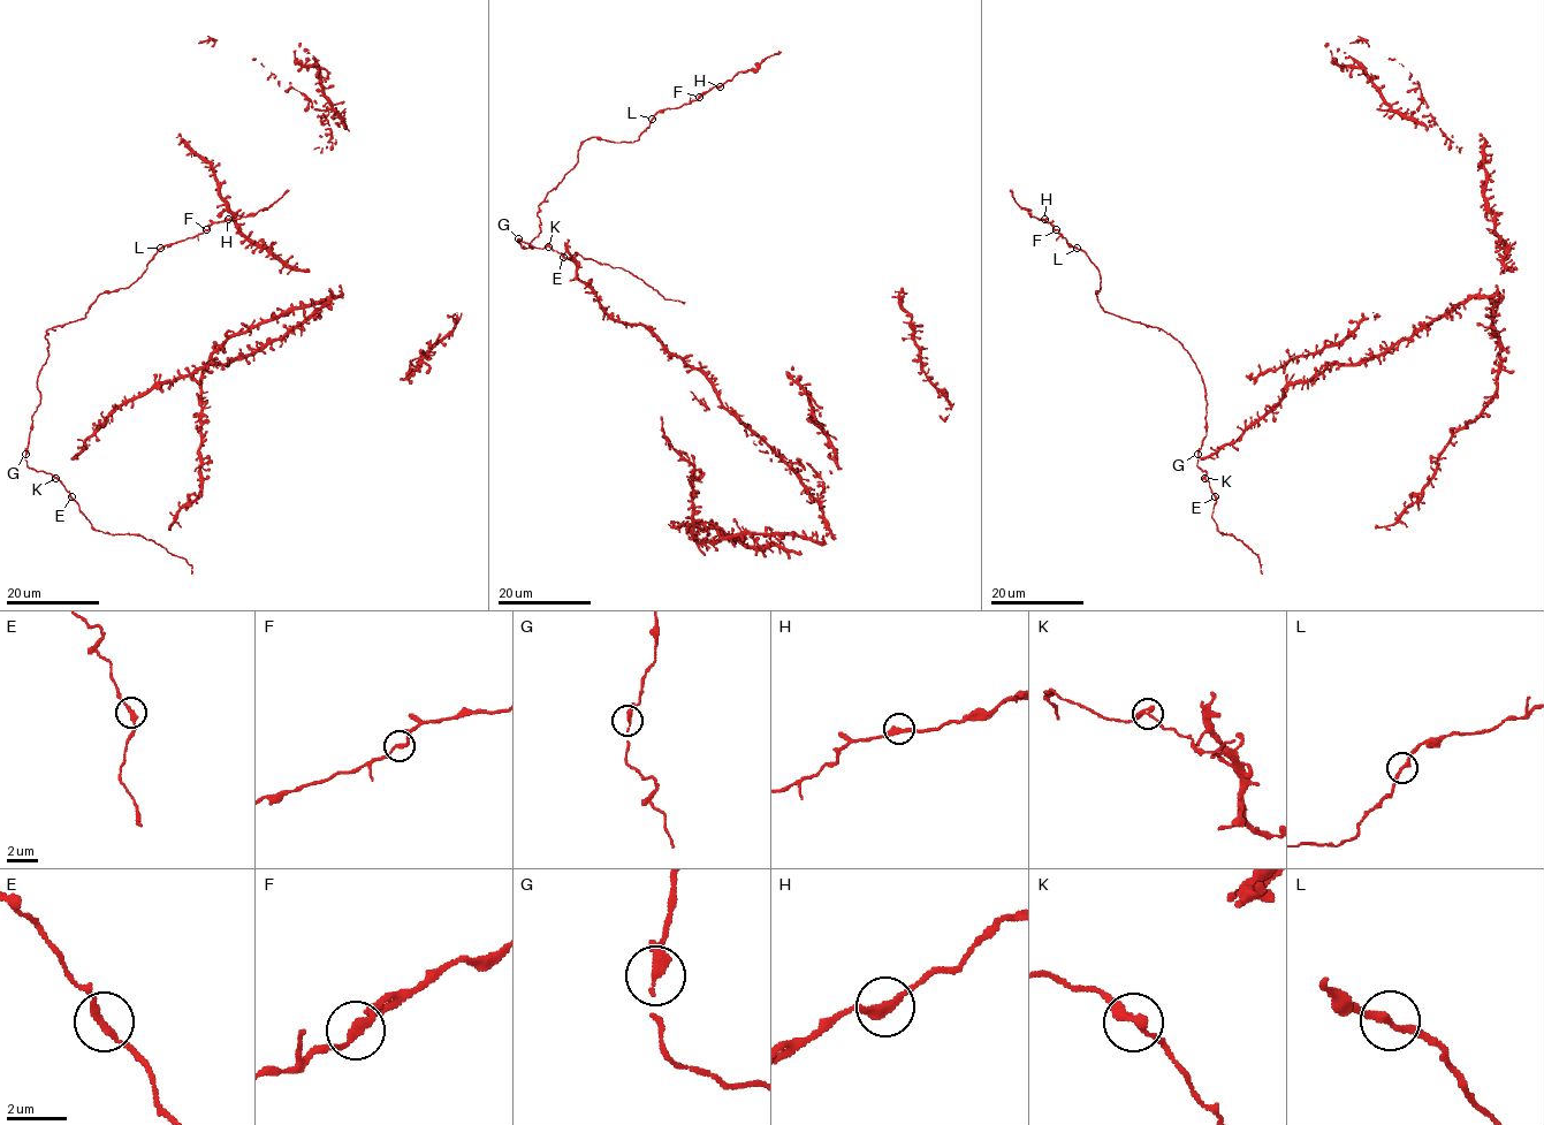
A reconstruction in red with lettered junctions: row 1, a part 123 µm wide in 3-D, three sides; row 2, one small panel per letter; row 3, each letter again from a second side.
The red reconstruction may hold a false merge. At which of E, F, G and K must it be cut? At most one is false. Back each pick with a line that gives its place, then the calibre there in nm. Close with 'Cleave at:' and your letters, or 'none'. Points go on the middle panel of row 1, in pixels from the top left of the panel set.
Cleave at: none

